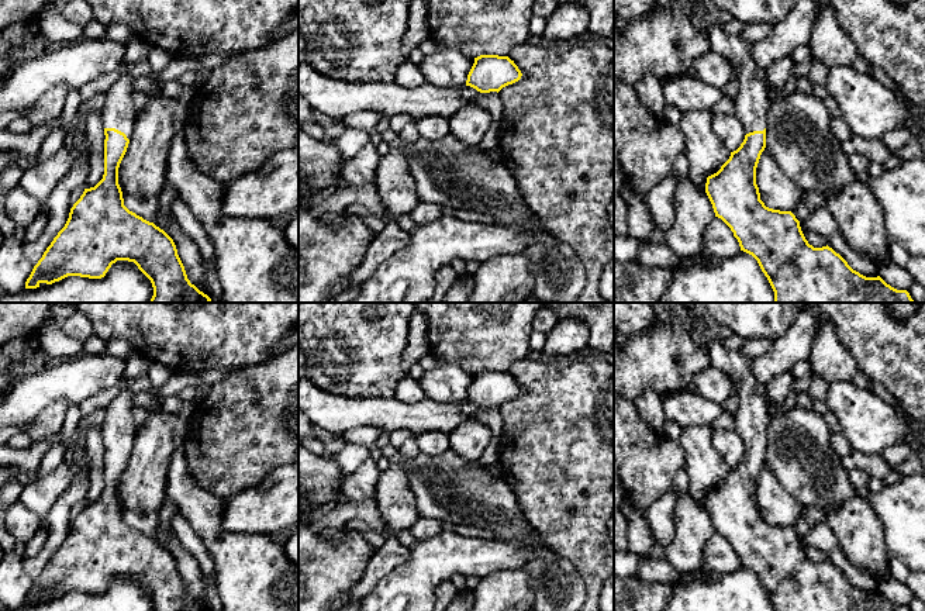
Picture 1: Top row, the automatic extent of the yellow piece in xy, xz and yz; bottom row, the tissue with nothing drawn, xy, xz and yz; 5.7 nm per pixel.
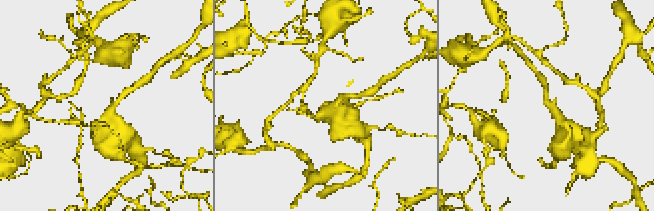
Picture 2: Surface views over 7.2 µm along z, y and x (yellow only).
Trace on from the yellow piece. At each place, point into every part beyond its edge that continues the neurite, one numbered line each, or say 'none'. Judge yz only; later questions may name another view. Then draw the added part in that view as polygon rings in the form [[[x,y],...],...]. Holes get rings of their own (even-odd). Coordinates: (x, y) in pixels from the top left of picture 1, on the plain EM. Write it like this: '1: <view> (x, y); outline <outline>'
1: yz (752, 417); outline [[[714,336],[708,345],[711,366],[726,373],[736,384],[739,408],[734,415],[734,429],[743,438],[746,449],[767,443],[770,414],[766,400],[756,393],[757,382],[750,370],[750,359],[741,351],[724,346],[722,339]]]

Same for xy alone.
1: xy (118, 427); outline [[[125,376],[121,377],[117,386],[121,390],[107,407],[106,420],[101,424],[101,435],[104,443],[115,443],[131,456],[137,432],[132,415],[134,393],[130,390]]]

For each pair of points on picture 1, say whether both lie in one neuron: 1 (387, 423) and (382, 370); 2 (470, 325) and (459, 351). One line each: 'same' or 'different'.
1: different
2: same

